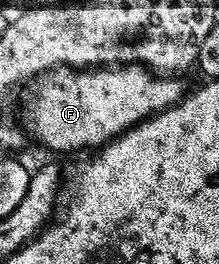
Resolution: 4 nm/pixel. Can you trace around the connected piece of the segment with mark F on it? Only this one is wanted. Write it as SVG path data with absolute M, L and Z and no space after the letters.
M116 65L113 67L59 67L51 69L41 79L29 86L28 99L24 105L24 115L20 118L25 132L50 149L70 153L73 149L101 147L119 137L134 125L155 117L160 111L172 107L182 100L184 88L174 75L163 75L147 69L145 65Z

